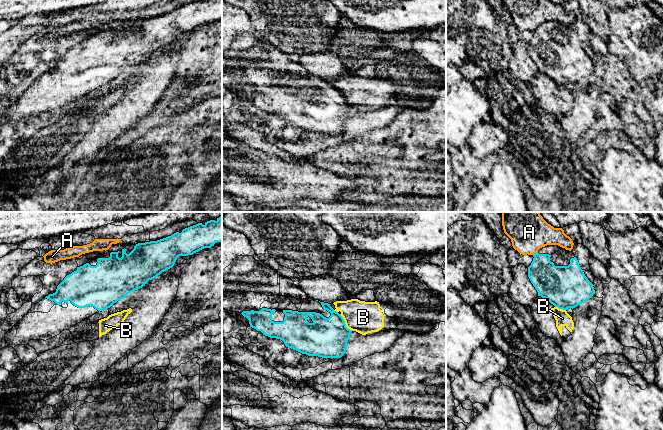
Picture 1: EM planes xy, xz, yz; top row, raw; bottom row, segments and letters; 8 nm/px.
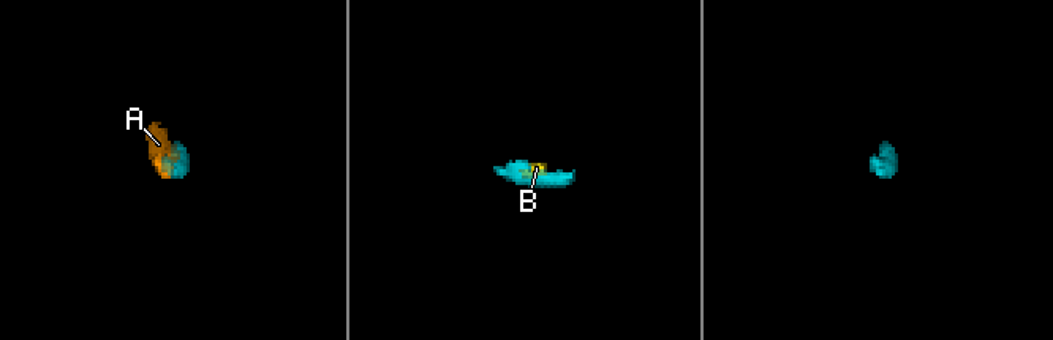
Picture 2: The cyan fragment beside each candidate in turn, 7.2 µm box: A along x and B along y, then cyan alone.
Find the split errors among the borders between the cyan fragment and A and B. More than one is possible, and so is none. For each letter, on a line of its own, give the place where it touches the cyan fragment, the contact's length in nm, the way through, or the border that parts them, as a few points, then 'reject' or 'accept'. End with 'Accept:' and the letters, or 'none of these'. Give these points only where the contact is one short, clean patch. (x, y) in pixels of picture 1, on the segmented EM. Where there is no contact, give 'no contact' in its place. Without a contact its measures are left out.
A: meets cyan in yz at (535, 253); contact 50 nm long; reject
B: meets cyan in xz at (344, 323); contact 170 nm long; border along xz (339, 314), (345, 325), (352, 330); reject
Accept: none of these

